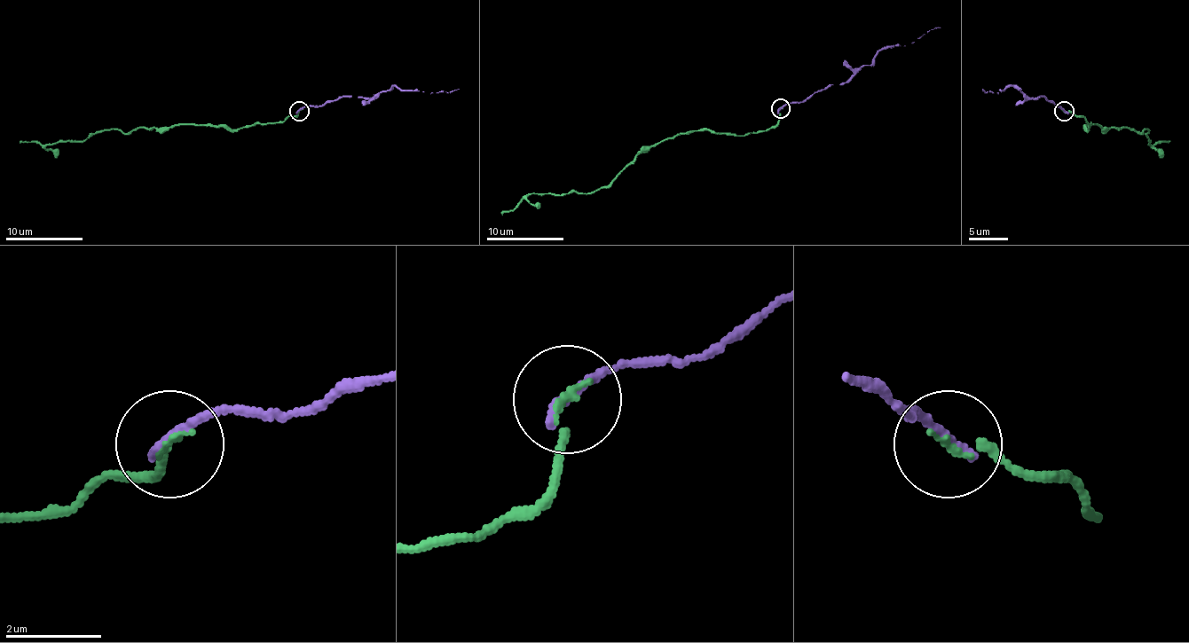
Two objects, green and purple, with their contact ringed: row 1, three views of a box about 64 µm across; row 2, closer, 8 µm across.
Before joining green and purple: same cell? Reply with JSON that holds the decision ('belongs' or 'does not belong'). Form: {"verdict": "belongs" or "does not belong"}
{"verdict": "belongs"}

